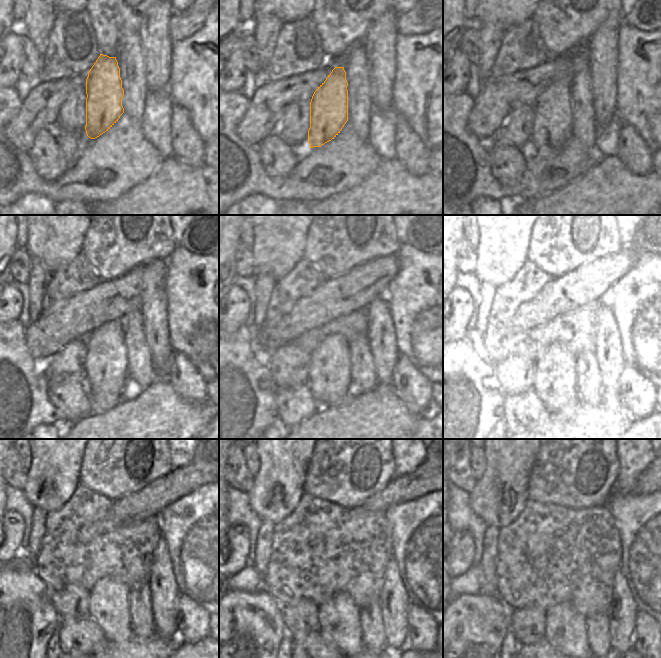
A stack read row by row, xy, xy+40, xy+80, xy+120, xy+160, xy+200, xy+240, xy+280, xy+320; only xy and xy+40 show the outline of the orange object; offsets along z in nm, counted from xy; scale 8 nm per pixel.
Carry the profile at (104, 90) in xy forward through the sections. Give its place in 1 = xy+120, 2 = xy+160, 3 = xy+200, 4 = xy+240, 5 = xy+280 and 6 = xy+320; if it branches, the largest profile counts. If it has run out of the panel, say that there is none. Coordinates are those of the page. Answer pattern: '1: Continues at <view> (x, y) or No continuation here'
1: Continues at xy+120 (106, 368)
2: Continues at xy+160 (329, 379)
3: Continues at xy+200 (554, 384)
4: Continues at xy+240 (108, 605)
5: Continues at xy+280 (339, 621)
6: Continues at xy+320 (565, 628).

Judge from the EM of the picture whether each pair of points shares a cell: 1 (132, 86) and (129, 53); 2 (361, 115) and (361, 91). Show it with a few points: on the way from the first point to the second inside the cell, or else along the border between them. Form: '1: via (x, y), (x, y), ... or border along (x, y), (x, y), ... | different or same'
1: via (132, 78), (130, 61) | same
2: via (361, 109), (361, 97) | same

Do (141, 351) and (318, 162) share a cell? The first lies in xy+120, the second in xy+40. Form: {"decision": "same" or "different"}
{"decision": "different"}

